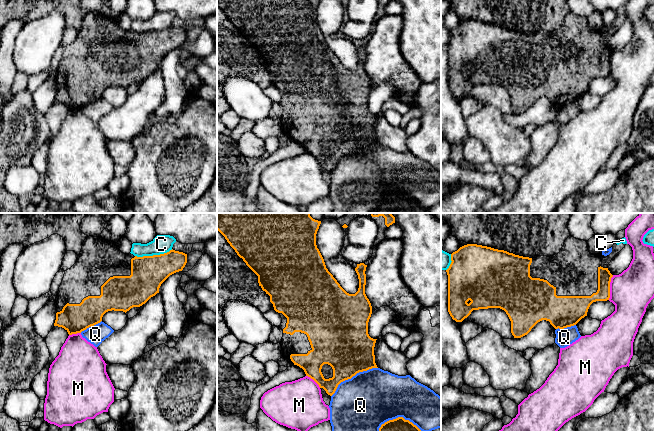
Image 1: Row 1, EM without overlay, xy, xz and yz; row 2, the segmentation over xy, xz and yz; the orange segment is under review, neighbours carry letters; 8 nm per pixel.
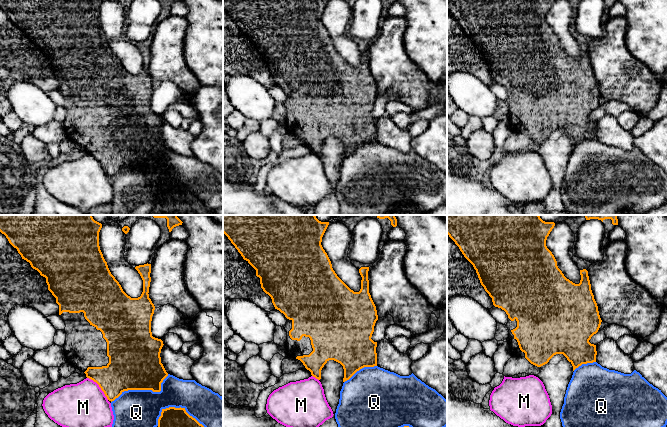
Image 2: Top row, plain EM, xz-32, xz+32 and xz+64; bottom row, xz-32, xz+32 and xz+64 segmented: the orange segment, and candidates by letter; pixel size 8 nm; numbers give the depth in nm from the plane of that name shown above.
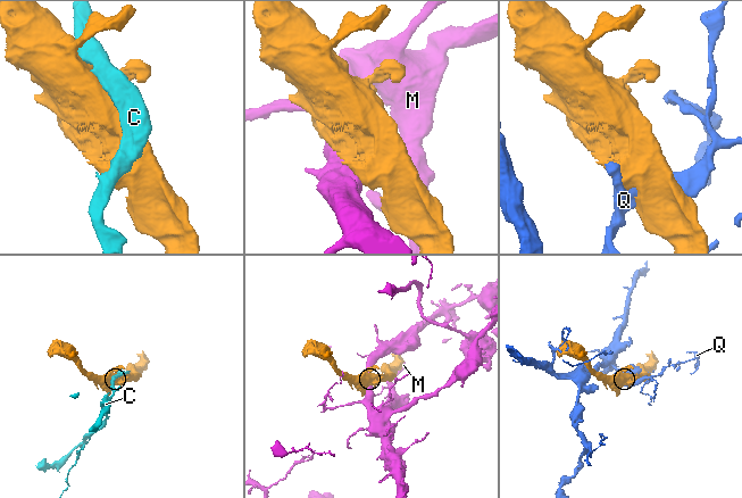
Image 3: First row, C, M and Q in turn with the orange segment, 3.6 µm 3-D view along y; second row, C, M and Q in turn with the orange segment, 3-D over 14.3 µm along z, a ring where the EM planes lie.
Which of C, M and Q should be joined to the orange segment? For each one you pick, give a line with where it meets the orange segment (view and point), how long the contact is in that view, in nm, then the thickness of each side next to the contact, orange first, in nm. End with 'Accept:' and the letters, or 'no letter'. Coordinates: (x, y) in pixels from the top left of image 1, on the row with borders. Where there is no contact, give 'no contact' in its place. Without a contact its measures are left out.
Accept: no letter

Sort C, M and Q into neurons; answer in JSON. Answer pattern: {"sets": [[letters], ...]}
{"sets": [["C"], ["M"], ["Q"]]}

